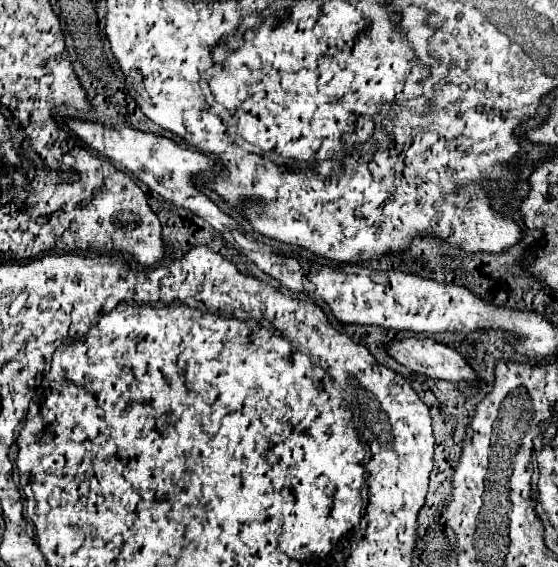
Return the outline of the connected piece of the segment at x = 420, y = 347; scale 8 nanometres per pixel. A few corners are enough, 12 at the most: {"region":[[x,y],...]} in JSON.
{"region":[[430,337],[386,343],[410,371],[460,383],[474,369],[454,349]]}

